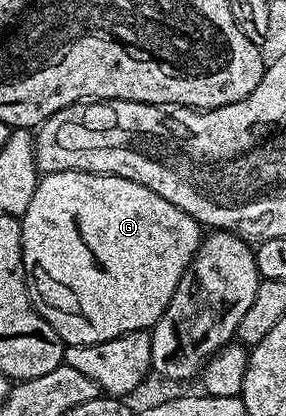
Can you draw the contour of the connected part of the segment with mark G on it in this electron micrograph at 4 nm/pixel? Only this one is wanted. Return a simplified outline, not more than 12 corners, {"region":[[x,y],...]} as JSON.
{"region":[[44,175],[29,299],[66,346],[163,316],[201,223],[123,176]]}

